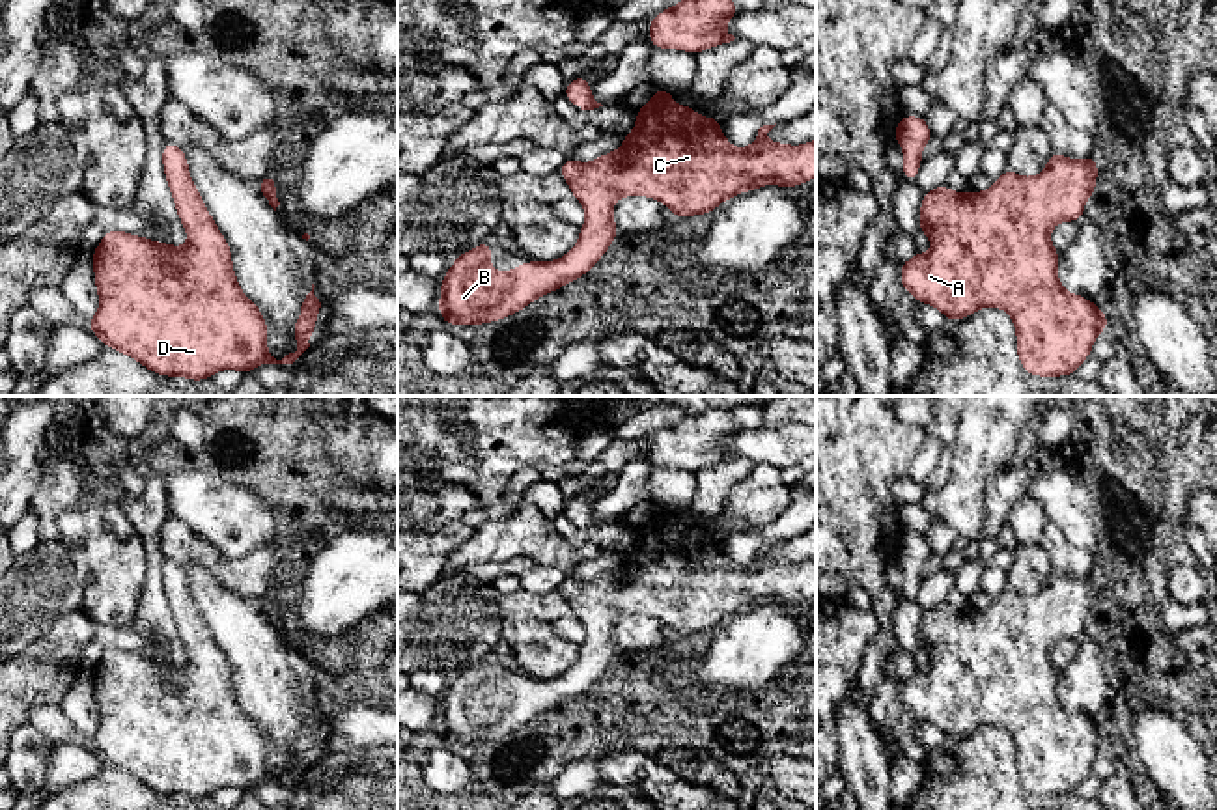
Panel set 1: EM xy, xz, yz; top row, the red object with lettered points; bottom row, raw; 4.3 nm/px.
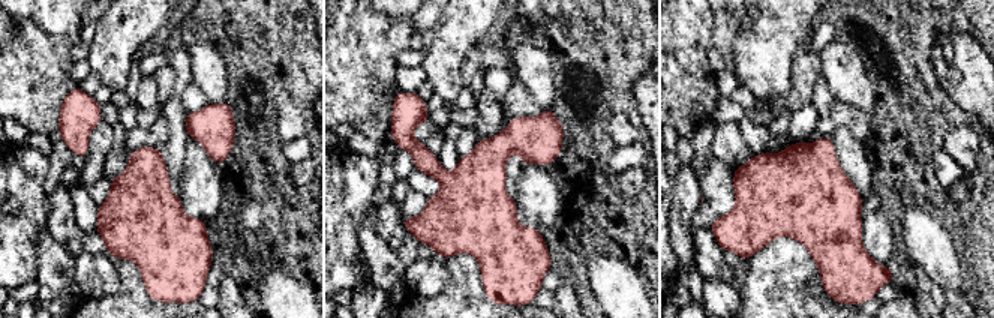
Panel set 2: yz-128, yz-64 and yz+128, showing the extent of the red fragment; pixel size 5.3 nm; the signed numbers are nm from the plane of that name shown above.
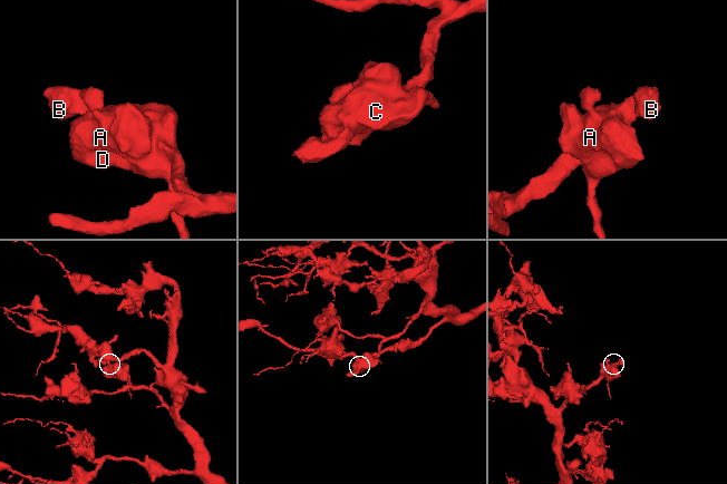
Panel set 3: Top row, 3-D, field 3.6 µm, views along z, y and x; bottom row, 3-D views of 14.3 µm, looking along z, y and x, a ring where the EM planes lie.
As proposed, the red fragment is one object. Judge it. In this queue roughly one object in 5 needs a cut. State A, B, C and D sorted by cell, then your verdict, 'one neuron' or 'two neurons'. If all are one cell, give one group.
groups A B C D; one neuron

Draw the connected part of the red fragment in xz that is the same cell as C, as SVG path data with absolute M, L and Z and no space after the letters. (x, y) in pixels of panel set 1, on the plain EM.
M657 508L651 517L636 528L636 541L618 569L579 580L571 575L560 584L560 594L581 620L586 638L579 646L577 663L554 679L526 679L513 689L491 687L493 663L482 661L459 672L441 698L437 728L446 743L482 743L511 735L539 715L562 707L567 700L582 696L608 668L618 655L612 636L614 621L625 614L653 616L679 636L707 633L724 618L750 610L765 603L793 607L816 595L816 556L801 562L767 560L775 543L758 547L748 566L734 566L720 549L720 536L698 534L694 524L676 523L674 510Z

